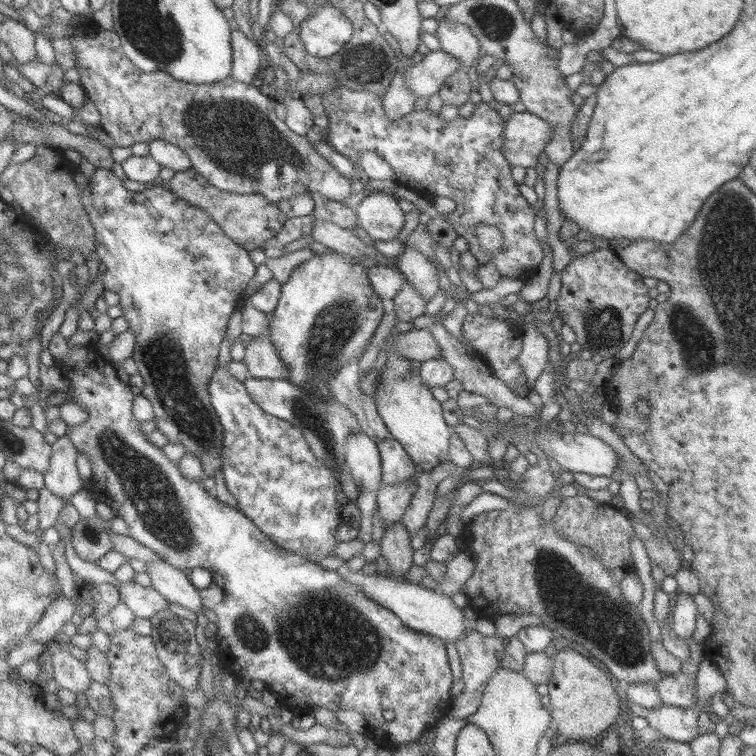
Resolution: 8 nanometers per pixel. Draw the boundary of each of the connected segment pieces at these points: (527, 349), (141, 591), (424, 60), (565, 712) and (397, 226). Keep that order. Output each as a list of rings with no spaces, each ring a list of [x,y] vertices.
[[[523,323],[521,330],[523,334],[521,334],[521,348],[517,354],[517,363],[521,366],[525,382],[530,389],[546,366],[548,346],[547,340],[532,323]]]
[[[125,582],[118,588],[119,600],[133,613],[134,618],[148,618],[169,610],[168,603],[161,594],[150,587],[143,588],[132,582]]]
[[[441,49],[428,51],[422,55],[419,62],[414,61],[413,66],[405,67],[403,81],[416,98],[429,97],[439,91],[444,79],[458,69],[457,60],[453,55]]]
[[[572,647],[563,648],[563,652],[557,651],[557,656],[557,666],[546,682],[551,723],[556,727],[556,734],[567,741],[593,743],[597,737],[605,734],[609,725],[615,724],[619,713],[619,697],[611,685],[609,675]]]
[[[373,190],[371,193],[365,195],[359,204],[352,209],[356,216],[356,225],[359,226],[363,232],[366,232],[372,241],[394,241],[404,224],[404,214],[397,204],[397,198],[387,191]]]

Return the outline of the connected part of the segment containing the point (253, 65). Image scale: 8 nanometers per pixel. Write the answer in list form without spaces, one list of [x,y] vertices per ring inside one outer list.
[[[233,30],[229,36],[229,48],[231,48],[231,70],[229,77],[236,82],[250,84],[259,71],[260,40],[250,40],[241,32]]]

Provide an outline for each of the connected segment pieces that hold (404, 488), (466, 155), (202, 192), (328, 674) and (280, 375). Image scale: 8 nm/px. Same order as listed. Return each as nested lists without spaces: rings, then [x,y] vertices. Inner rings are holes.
[[[408,482],[394,486],[381,485],[378,488],[376,507],[379,510],[383,529],[400,521],[415,490],[416,484],[408,484]]]
[[[340,87],[334,89],[323,98],[324,114],[328,120],[327,132],[324,141],[339,154],[342,154],[355,164],[357,156],[361,152],[373,150],[379,158],[387,161],[391,167],[393,177],[397,184],[412,190],[425,189],[434,197],[451,198],[454,202],[453,211],[445,216],[446,223],[453,228],[457,237],[467,241],[469,254],[475,257],[478,265],[491,261],[501,278],[519,278],[521,274],[534,274],[543,258],[539,242],[533,231],[535,214],[533,208],[525,202],[519,194],[517,184],[511,177],[509,163],[501,155],[501,132],[503,132],[503,120],[497,111],[488,108],[485,103],[475,105],[471,115],[463,118],[456,116],[450,121],[442,119],[433,111],[411,111],[403,117],[389,119],[385,117],[380,96],[376,96],[366,90],[355,92]],[[475,225],[491,225],[498,228],[502,237],[502,244],[495,252],[481,252],[473,228]]]
[[[189,167],[187,171],[174,172],[171,179],[168,180],[168,189],[175,198],[207,212],[209,218],[217,224],[223,235],[246,251],[259,248],[269,238],[275,236],[287,217],[286,213],[279,211],[277,204],[269,203],[267,199],[257,193],[235,194],[229,191],[217,190],[193,167]]]
[[[55,332],[47,350],[51,354],[56,364],[61,364],[69,374],[65,374],[67,381],[69,381],[69,400],[75,401],[77,405],[81,406],[85,413],[87,413],[87,420],[81,422],[78,426],[67,427],[65,436],[71,442],[71,445],[81,453],[91,466],[91,479],[92,484],[89,487],[89,492],[94,497],[97,503],[107,505],[114,517],[119,517],[125,521],[127,530],[129,530],[129,538],[139,542],[141,546],[149,548],[151,552],[158,554],[167,564],[177,568],[185,577],[189,578],[193,568],[204,568],[211,573],[211,576],[219,575],[223,577],[223,586],[219,587],[211,582],[207,588],[199,591],[199,600],[201,606],[210,615],[210,618],[217,626],[217,630],[213,634],[216,638],[216,651],[217,660],[219,660],[219,667],[223,671],[228,671],[230,675],[239,680],[247,678],[247,680],[259,680],[265,683],[269,690],[277,696],[277,699],[285,704],[285,707],[293,713],[312,713],[317,707],[325,708],[335,713],[337,710],[351,710],[363,716],[366,722],[366,728],[371,732],[370,736],[377,747],[385,749],[392,749],[397,745],[403,745],[413,741],[417,741],[421,732],[433,730],[436,723],[445,718],[450,711],[450,701],[452,696],[449,694],[449,686],[451,685],[451,673],[449,671],[449,663],[445,654],[445,646],[439,638],[429,636],[428,634],[420,633],[419,631],[407,628],[392,612],[387,608],[371,602],[363,592],[355,589],[353,586],[347,585],[335,571],[329,571],[316,563],[311,562],[301,555],[286,551],[283,547],[279,547],[271,542],[257,526],[251,523],[241,512],[235,508],[219,502],[215,497],[210,496],[207,491],[203,489],[199,482],[189,482],[182,478],[177,470],[177,462],[170,462],[162,454],[161,448],[152,446],[146,440],[146,435],[143,435],[138,430],[138,424],[133,416],[131,416],[131,403],[135,390],[130,388],[128,384],[123,384],[117,378],[117,374],[113,373],[105,376],[93,362],[85,360],[85,345],[68,346],[67,338],[61,337],[58,332]]]
[[[252,337],[244,344],[244,355],[242,362],[245,363],[249,377],[267,380],[285,379],[285,365],[279,360],[279,355],[273,347],[273,343],[267,337]]]

